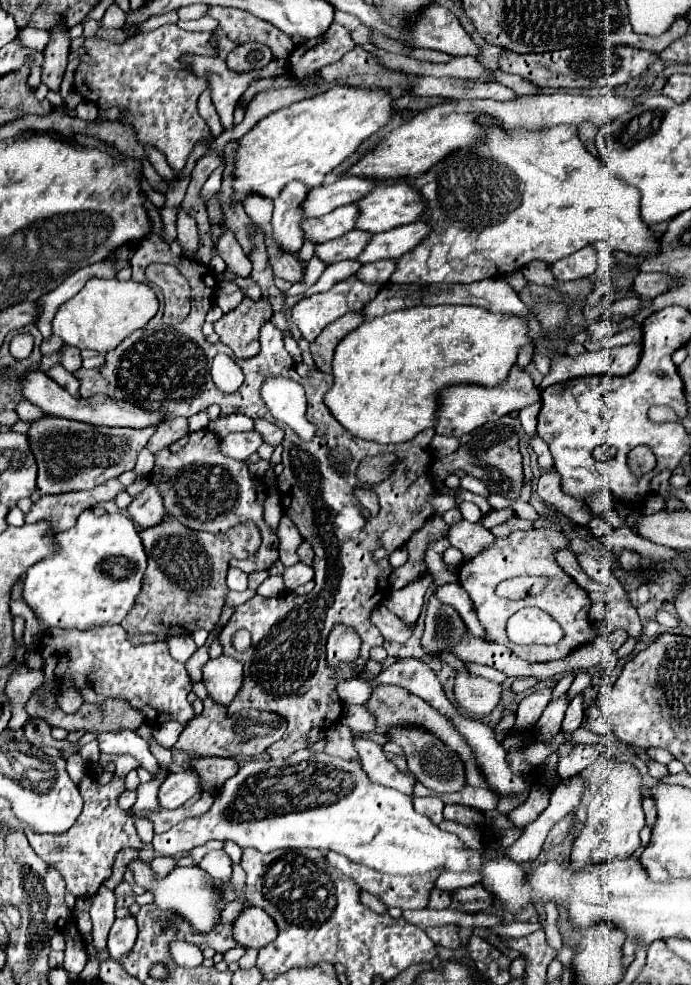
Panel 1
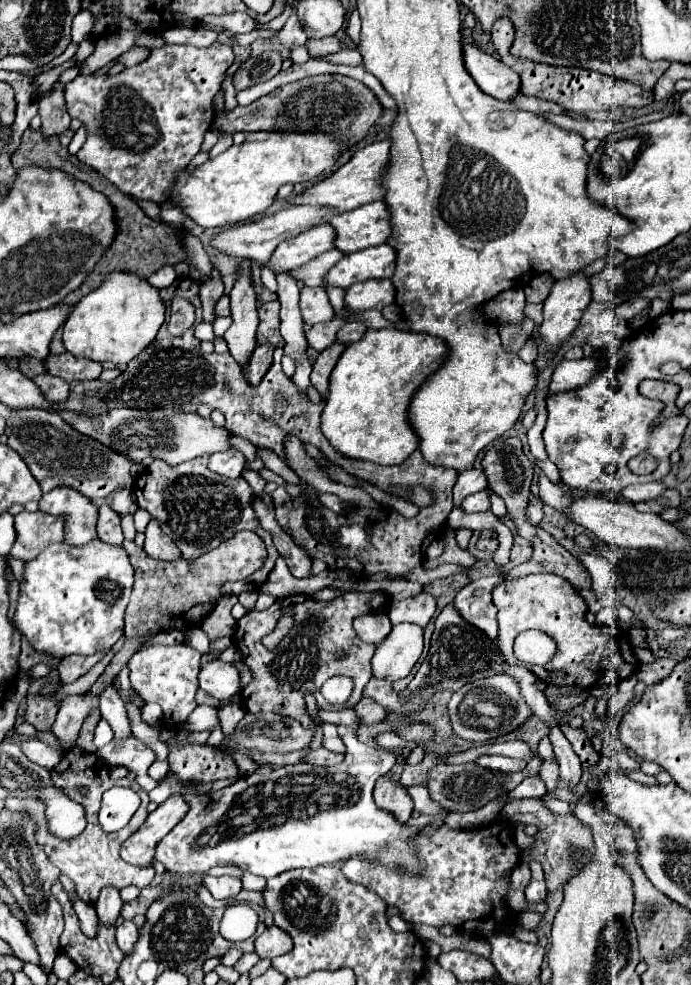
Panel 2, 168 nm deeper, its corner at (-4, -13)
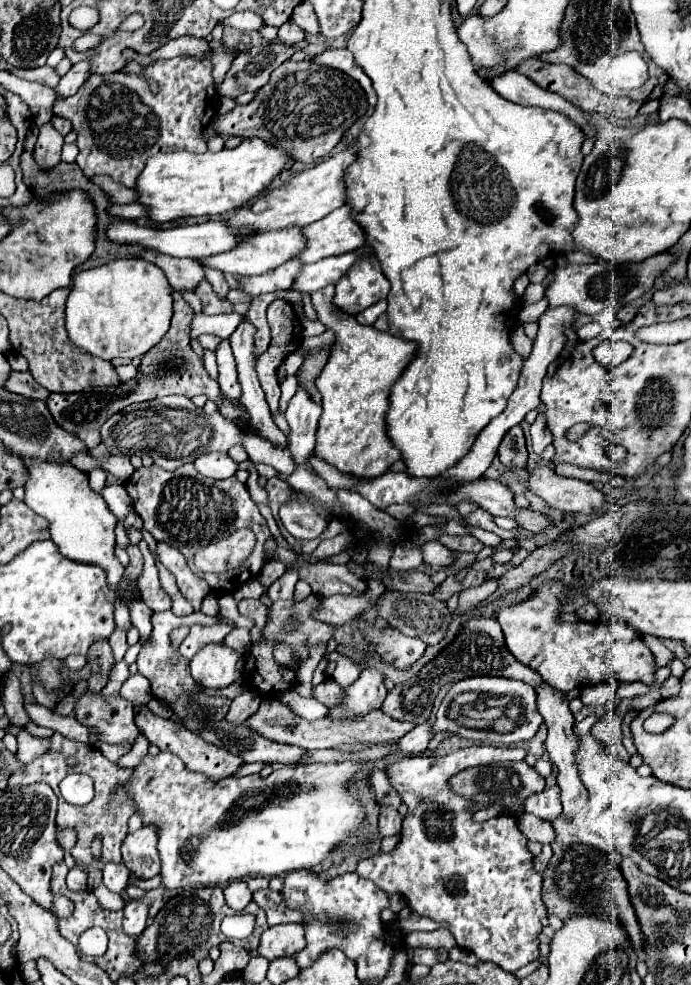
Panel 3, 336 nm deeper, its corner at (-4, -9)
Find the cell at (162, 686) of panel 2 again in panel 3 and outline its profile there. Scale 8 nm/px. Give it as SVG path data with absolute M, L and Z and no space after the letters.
M166 610L166 612L154 612L152 614L152 626L154 626L154 630L152 630L150 644L140 650L140 656L138 656L138 672L142 672L150 680L152 694L158 700L172 702L180 694L194 694L194 690L200 690L200 686L194 682L194 678L188 672L188 662L184 658L180 658L180 652L178 650L172 648L172 644L170 644L170 630L174 630L176 626L180 625L212 625L220 622L220 615L210 617L202 612L193 613L188 618L178 618L170 610Z

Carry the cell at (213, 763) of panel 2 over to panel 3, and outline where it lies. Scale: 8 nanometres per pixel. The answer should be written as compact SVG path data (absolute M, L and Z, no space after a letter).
M140 704L134 708L136 710L136 726L140 728L140 732L150 740L150 744L156 744L160 750L172 752L178 758L182 758L182 762L186 764L188 770L200 772L204 776L208 776L210 780L222 780L222 778L230 778L234 776L234 772L244 764L242 758L230 754L228 750L218 750L218 746L210 746L208 742L204 742L202 738L198 738L194 732L186 730L182 724L172 722L172 720L164 720L156 714L152 714L148 710L146 704Z

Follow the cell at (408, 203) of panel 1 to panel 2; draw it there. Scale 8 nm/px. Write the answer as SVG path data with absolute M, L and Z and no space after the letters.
M384 200L342 212L330 224L336 228L336 248L346 254L386 244L392 234L390 210Z

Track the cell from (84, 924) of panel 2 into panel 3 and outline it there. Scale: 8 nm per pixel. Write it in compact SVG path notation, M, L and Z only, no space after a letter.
M74 866L74 868L68 872L68 878L66 878L68 888L70 888L70 890L86 890L86 878L88 878L88 874L82 872L78 866Z

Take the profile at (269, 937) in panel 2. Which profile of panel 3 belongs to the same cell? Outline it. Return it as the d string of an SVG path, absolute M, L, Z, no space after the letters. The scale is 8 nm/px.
M280 924L268 928L258 946L258 954L266 960L282 958L282 956L294 956L306 946L304 938L304 926L302 924Z

